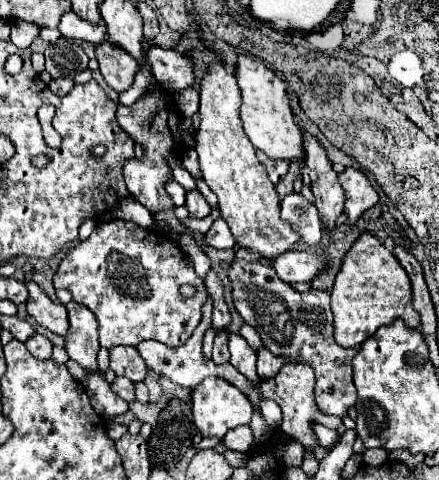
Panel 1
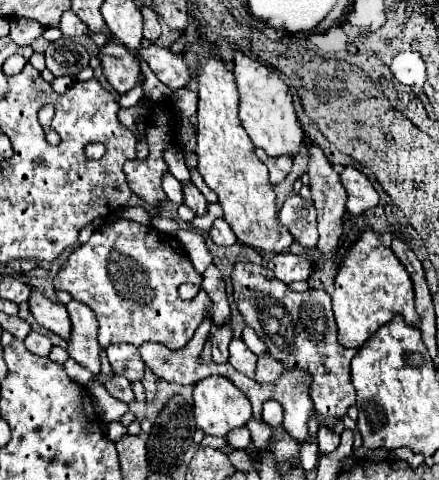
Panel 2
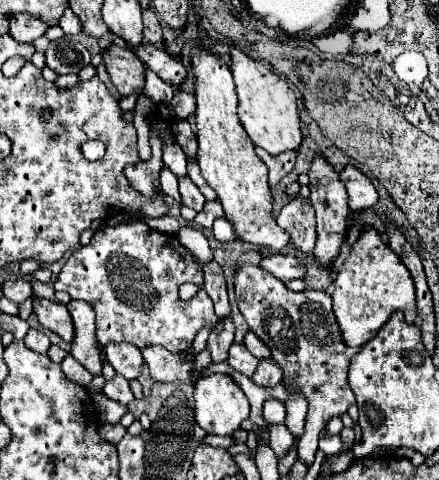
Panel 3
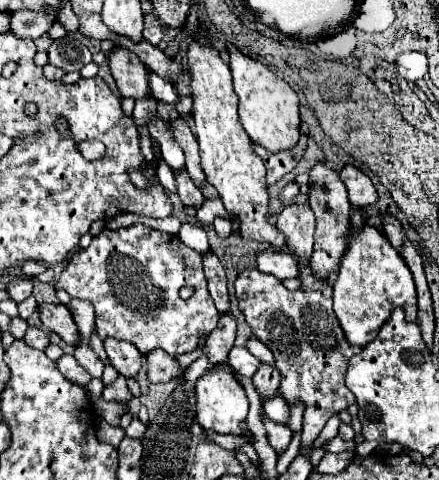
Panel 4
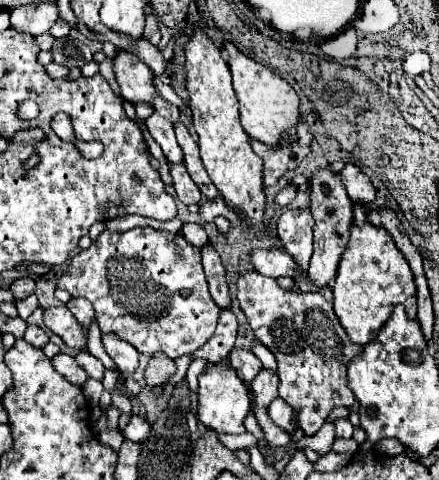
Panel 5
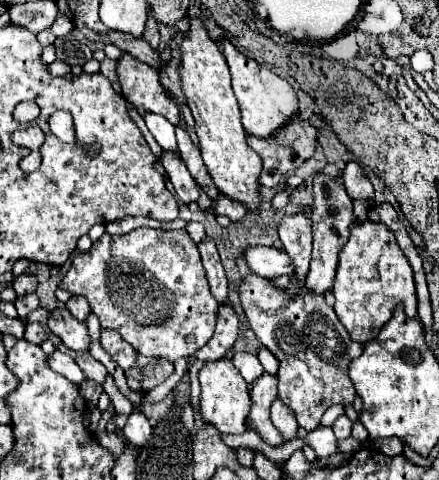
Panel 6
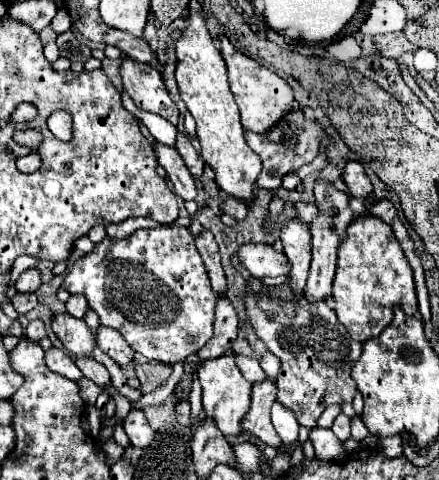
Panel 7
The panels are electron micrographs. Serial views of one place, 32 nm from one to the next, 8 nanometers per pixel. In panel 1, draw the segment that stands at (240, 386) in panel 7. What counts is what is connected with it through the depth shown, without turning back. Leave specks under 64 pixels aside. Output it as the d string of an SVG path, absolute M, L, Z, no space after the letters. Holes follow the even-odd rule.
M206 378L192 390L192 416L196 428L202 432L202 436L216 436L222 438L228 430L248 424L252 418L252 404L250 400L228 380L224 378Z

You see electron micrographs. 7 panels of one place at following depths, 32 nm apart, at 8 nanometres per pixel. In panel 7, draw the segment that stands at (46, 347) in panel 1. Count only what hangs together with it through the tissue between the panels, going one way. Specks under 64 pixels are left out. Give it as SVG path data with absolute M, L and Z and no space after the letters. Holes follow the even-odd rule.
M40 318L32 320L32 322L28 324L28 328L26 328L26 338L32 340L32 342L38 342L38 340L44 338L44 336L46 336L46 326L44 326L44 322L42 322Z

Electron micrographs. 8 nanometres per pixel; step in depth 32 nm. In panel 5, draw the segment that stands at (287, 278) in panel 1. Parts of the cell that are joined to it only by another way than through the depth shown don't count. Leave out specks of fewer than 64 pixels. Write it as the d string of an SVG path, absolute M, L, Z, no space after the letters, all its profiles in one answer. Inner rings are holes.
M254 248L250 252L252 268L262 276L294 276L296 264L282 248Z

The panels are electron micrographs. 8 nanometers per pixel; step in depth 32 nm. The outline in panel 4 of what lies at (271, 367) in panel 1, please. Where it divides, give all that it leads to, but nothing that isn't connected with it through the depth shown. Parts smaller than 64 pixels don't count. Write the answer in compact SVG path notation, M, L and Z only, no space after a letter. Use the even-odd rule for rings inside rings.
M262 364L258 368L258 372L252 376L254 388L256 392L262 396L262 404L272 400L278 394L278 386L280 386L280 372L276 372L276 368Z

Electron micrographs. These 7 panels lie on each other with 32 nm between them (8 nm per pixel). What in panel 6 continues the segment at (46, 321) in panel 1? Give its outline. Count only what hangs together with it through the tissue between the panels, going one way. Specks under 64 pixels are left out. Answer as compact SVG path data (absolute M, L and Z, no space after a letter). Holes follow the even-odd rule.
M54 310L48 318L48 328L64 342L66 348L70 348L76 354L88 354L90 352L90 334L84 322L76 320L68 310Z

